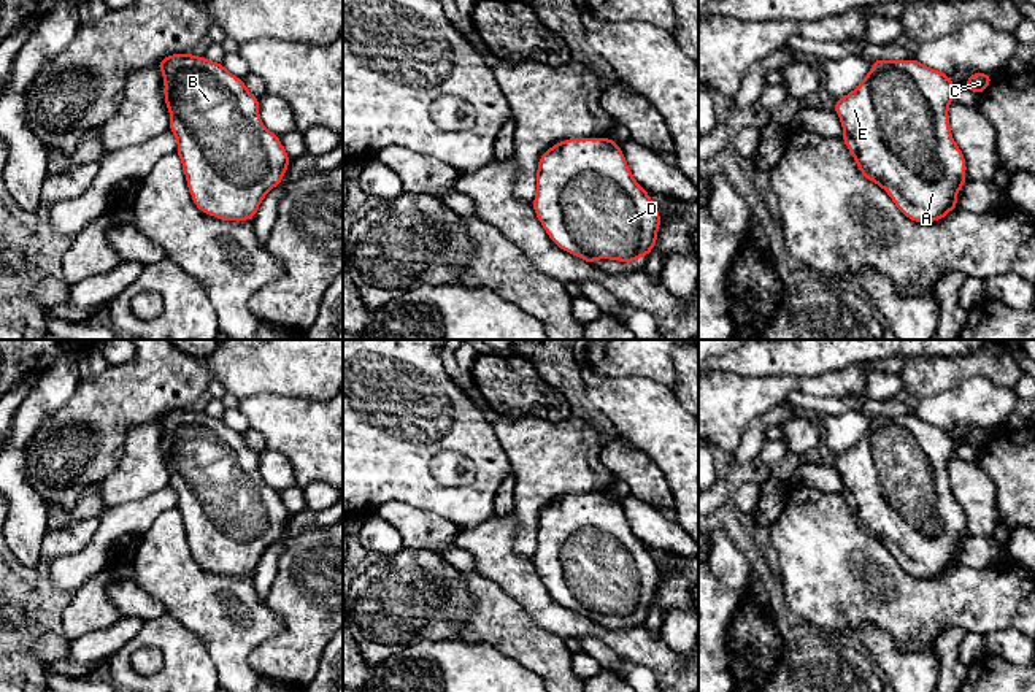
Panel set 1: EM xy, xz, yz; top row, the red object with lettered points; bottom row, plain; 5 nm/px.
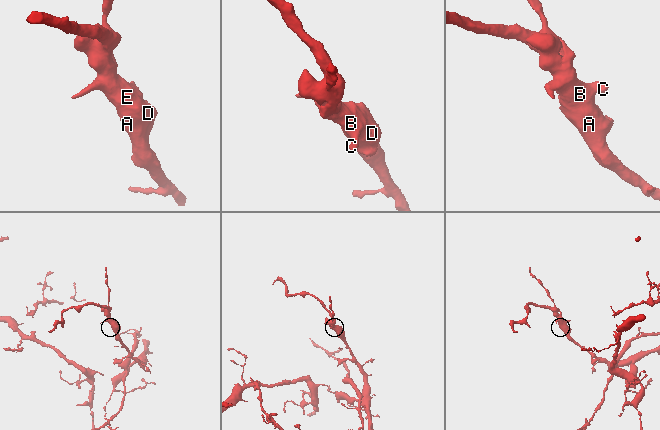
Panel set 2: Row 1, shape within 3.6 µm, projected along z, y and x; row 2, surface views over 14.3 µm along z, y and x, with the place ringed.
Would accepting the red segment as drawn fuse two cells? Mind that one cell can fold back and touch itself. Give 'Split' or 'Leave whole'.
Leave whole

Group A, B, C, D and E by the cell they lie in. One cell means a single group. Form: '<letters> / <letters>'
A B C D E

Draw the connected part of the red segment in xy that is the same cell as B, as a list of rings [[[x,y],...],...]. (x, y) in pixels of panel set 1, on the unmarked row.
[[[171,409],[157,424],[164,429],[170,486],[178,495],[187,543],[195,562],[222,576],[254,575],[262,554],[283,536],[289,521],[279,492],[259,475],[259,454],[222,419],[189,409]]]

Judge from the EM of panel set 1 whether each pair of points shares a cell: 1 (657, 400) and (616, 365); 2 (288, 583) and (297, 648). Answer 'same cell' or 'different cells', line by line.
1: different cells
2: same cell

